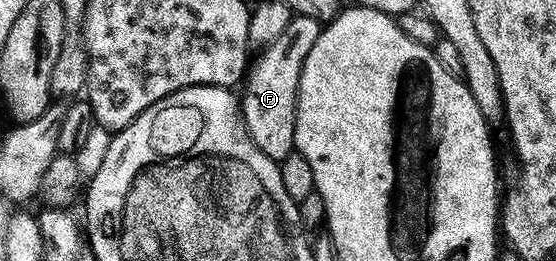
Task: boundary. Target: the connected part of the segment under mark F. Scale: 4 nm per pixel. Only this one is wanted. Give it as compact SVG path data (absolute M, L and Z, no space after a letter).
M309 16L292 17L275 40L258 51L242 83L241 109L249 136L265 156L281 163L295 150L295 105L299 99L299 81L305 56L317 44L321 24Z

